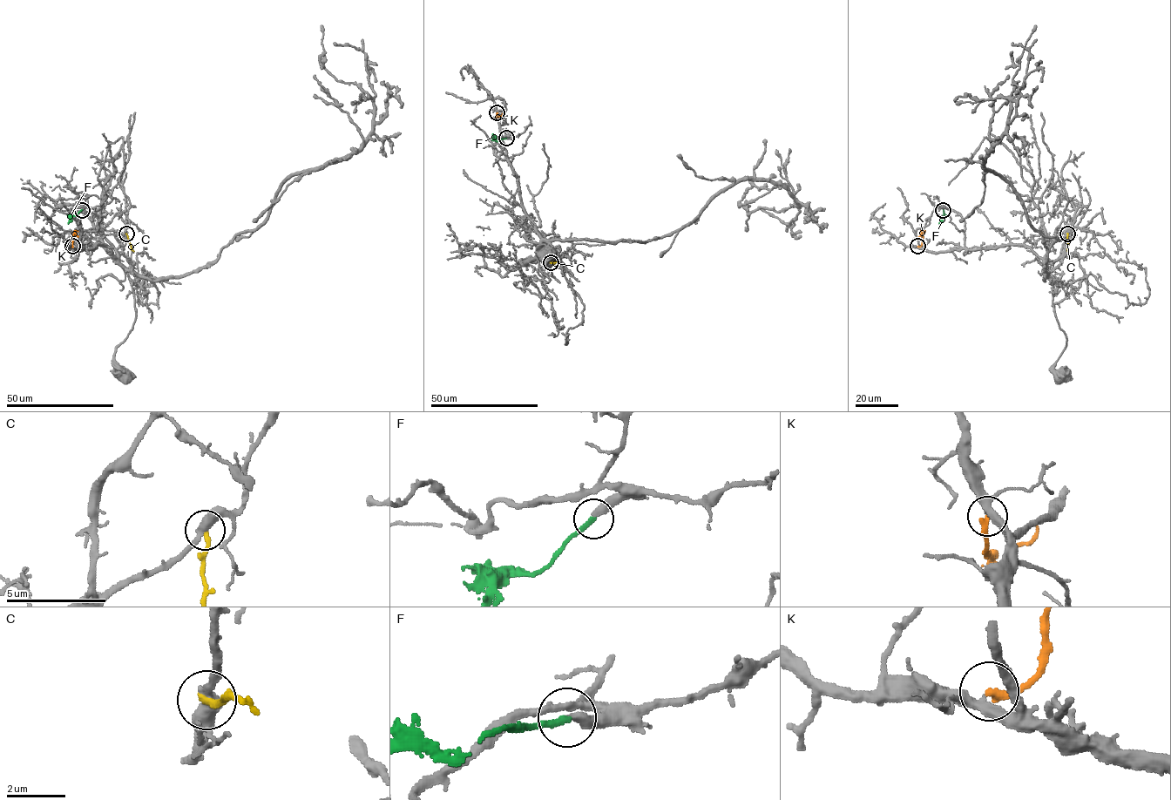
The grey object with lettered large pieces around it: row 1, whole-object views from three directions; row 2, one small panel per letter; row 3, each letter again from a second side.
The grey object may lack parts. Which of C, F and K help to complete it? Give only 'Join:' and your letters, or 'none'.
Join: F

